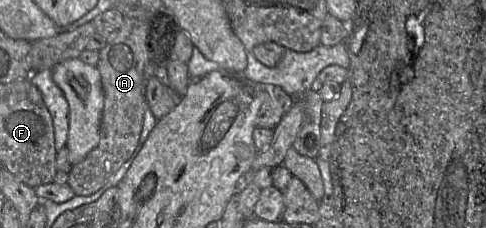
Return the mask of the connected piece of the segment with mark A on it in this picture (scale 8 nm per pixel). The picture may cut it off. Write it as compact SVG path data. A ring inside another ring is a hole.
M124 17L123 24L118 30L117 37L99 51L96 65L104 93L104 107L100 126L100 141L83 161L73 165L68 173L67 184L77 196L89 196L105 185L110 176L115 173L132 155L138 144L142 130L144 114L149 109L145 96L145 68L150 62L148 46L148 22L131 17Z

